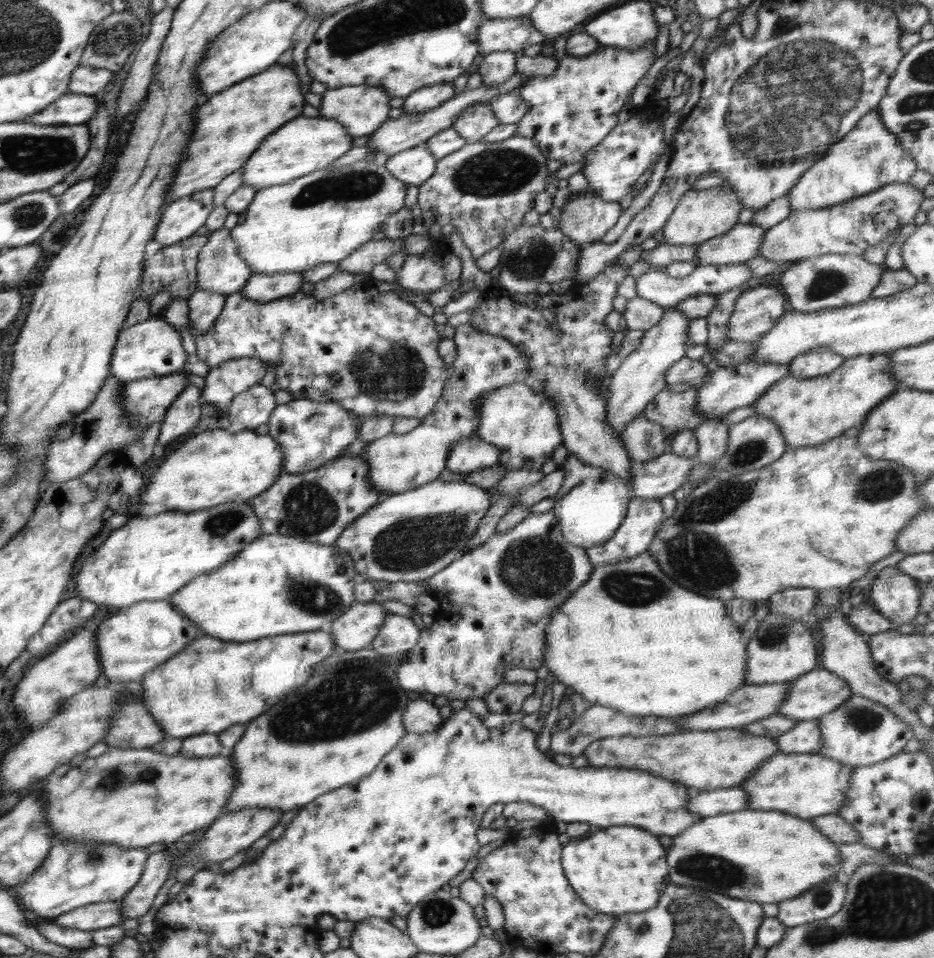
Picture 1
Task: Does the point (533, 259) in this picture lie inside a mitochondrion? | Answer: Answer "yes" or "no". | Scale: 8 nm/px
yes

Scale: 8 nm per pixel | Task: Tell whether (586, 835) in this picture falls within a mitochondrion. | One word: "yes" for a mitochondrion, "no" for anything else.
no

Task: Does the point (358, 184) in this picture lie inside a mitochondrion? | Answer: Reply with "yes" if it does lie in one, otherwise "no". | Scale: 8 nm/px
yes

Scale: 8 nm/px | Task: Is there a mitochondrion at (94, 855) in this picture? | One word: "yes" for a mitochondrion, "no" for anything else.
yes

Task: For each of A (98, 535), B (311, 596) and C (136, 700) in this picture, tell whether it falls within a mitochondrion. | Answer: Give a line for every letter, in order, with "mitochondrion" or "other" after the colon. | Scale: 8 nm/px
A: other
B: mitochondrion
C: other

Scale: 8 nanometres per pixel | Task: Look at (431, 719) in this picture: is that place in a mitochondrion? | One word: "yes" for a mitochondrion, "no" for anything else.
no

